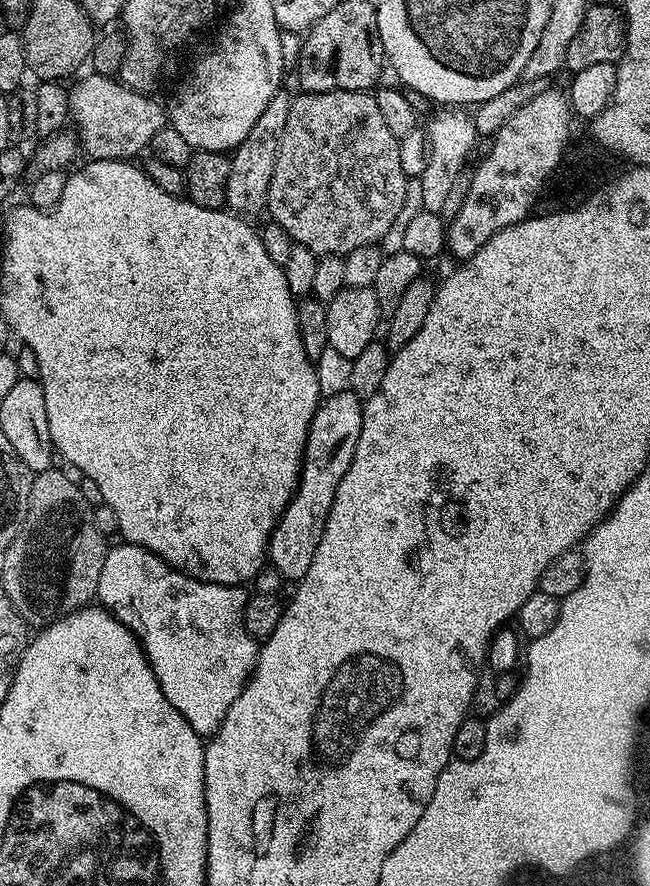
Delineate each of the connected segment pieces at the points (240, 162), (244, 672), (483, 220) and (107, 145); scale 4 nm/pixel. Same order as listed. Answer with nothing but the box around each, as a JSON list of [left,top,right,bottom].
[[224,92,293,214],[96,542,258,738],[447,86,574,261],[68,76,166,161]]

